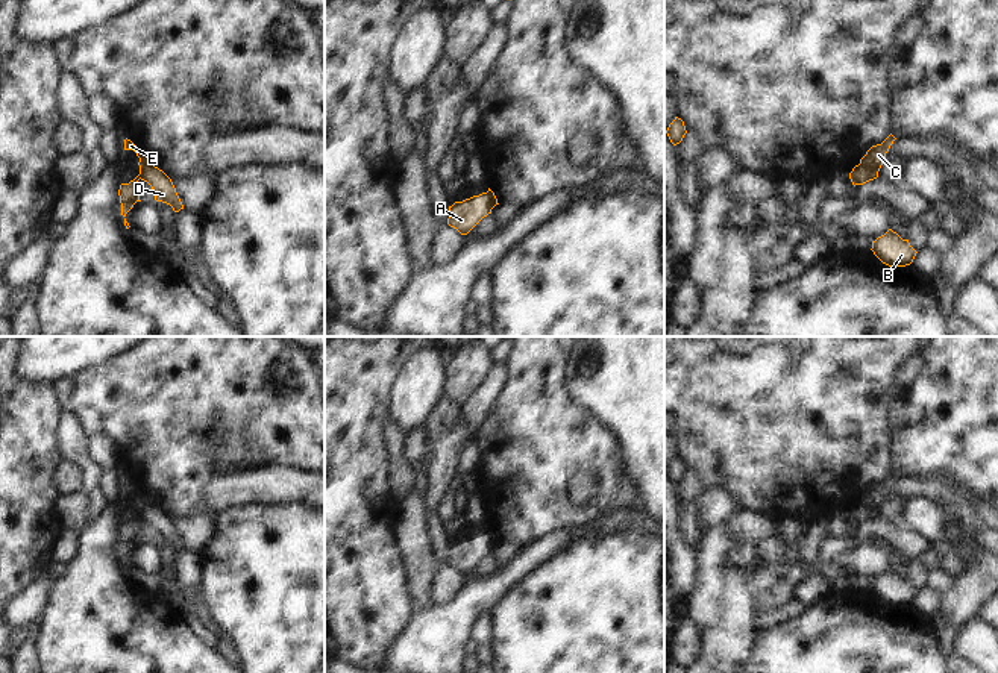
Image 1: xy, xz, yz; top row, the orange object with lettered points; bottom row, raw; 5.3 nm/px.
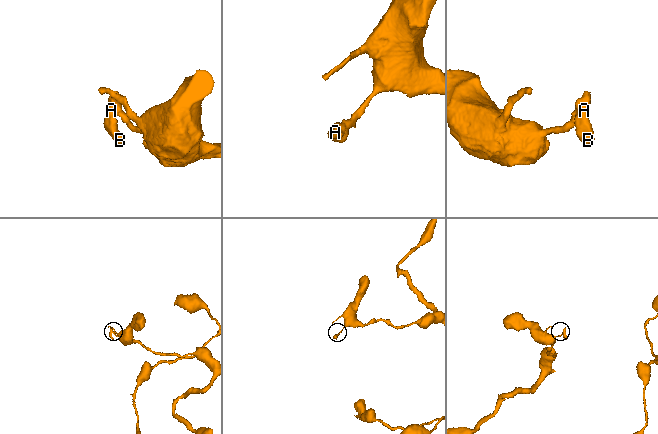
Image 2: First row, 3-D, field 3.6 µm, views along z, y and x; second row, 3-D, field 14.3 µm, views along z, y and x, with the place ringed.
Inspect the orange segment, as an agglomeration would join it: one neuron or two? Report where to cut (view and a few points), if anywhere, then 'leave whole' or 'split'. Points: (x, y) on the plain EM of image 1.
cut in yz along (860, 502), (877, 514); split

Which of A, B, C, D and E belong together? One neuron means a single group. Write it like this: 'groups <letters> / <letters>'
groups A B C E / D

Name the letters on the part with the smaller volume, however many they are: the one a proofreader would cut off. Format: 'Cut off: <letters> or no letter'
Cut off: A, B, C, E

